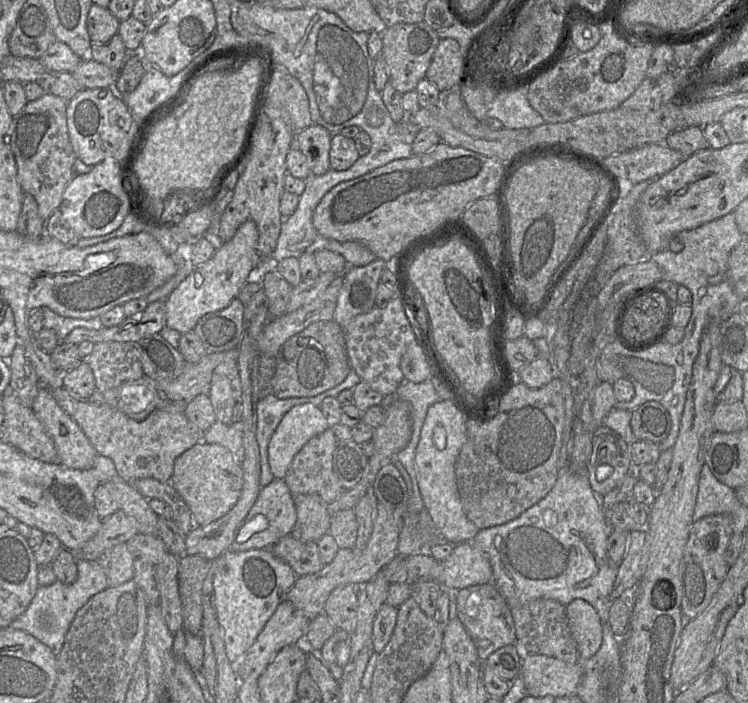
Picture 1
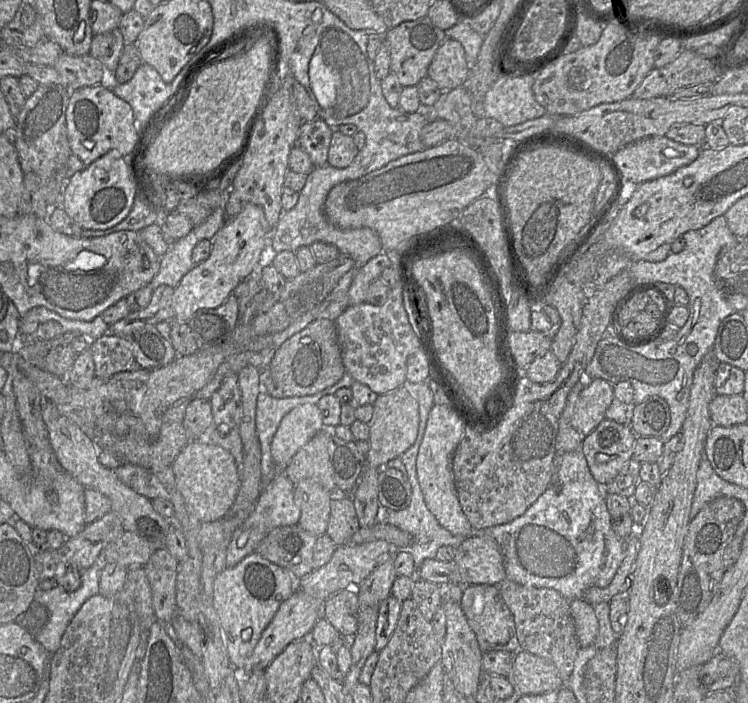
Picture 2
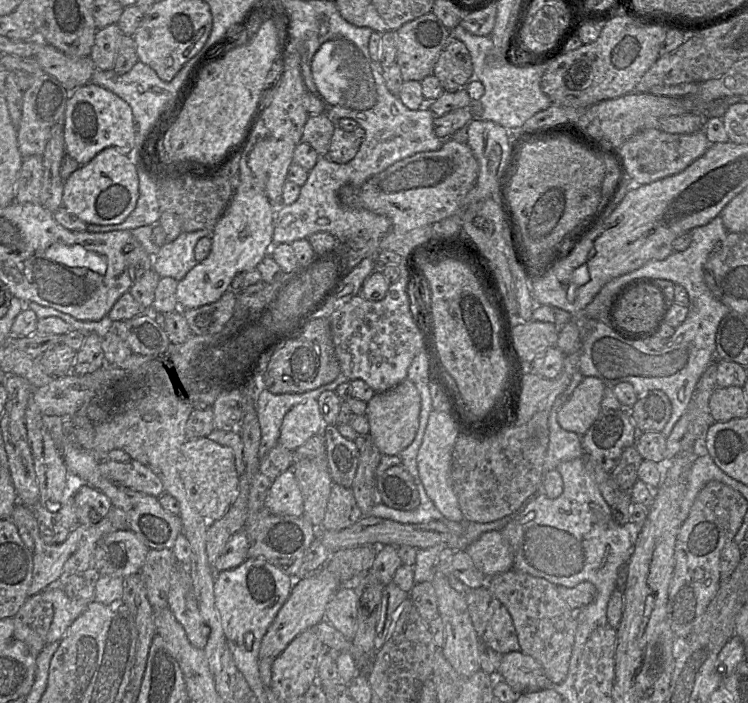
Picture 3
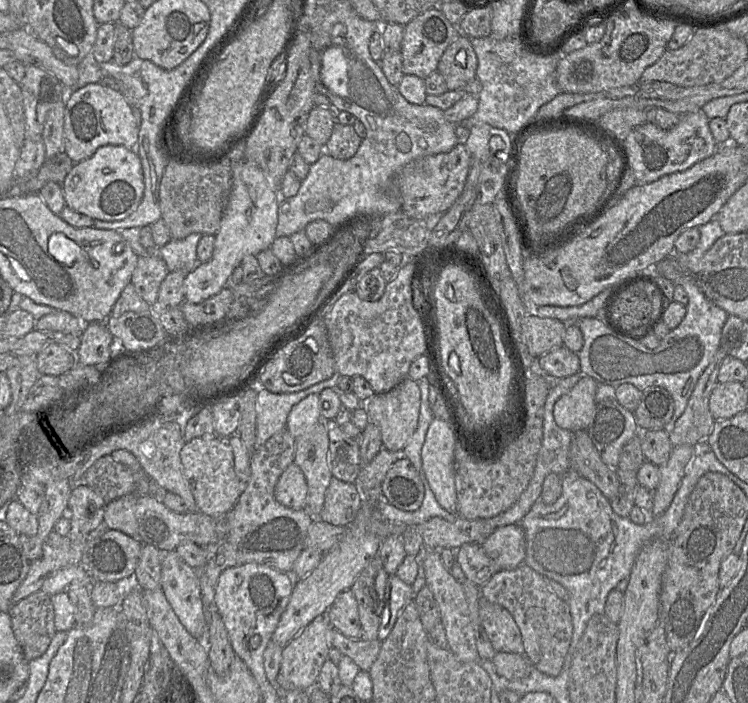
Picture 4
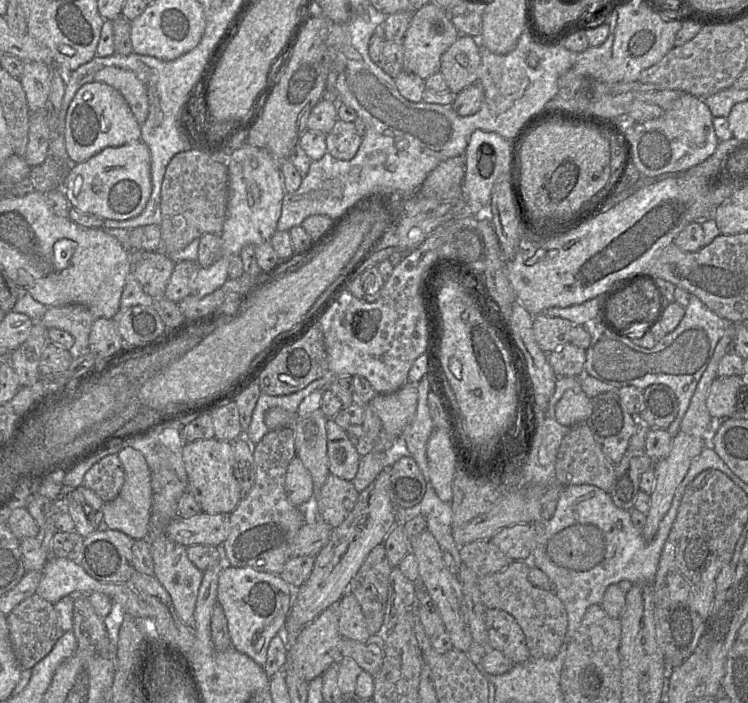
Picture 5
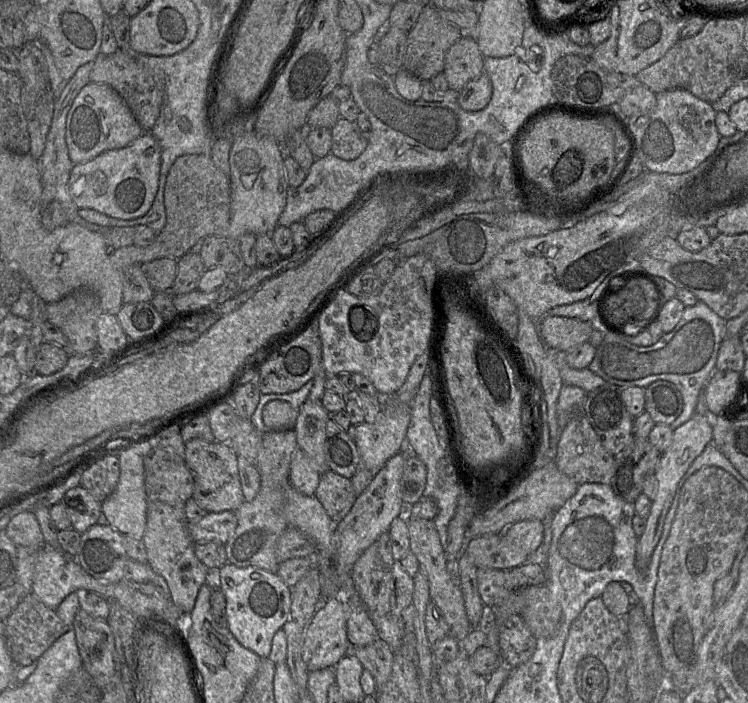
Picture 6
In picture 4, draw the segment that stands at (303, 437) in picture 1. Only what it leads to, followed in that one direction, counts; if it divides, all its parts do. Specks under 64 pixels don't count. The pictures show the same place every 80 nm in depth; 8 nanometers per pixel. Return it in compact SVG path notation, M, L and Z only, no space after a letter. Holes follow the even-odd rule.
M310 394L292 407L287 417L286 430L297 438L311 431L320 419L319 394Z

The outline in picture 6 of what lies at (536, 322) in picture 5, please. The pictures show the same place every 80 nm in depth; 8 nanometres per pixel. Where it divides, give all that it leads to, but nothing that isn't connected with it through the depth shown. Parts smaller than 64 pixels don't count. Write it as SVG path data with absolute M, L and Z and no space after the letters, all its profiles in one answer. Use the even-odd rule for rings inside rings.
M548 316L541 318L540 337L550 349L567 350L588 341L596 324L578 318Z

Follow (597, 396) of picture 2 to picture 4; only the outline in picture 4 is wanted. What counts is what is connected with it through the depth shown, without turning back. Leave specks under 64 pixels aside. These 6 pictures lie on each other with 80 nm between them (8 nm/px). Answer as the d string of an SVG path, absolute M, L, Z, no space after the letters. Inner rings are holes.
M582 375L576 385L556 401L553 415L560 428L571 432L589 429L596 414L598 384L594 378Z

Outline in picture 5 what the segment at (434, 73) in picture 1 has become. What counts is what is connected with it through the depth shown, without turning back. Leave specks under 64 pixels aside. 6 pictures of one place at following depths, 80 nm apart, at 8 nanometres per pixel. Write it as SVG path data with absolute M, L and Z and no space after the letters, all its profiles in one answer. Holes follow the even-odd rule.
M459 35L442 55L439 72L449 91L458 95L466 87L478 82L480 63L479 39Z

